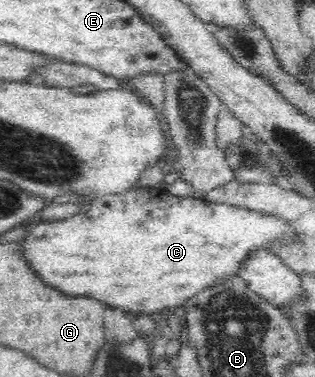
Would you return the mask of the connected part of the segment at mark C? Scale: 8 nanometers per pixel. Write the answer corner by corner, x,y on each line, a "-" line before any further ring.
133,187
127,189
127,191
109,193
99,198
93,197
90,201
89,209
86,212
77,211
74,215
59,220
30,222
27,233
22,238
23,241
17,241
17,243
21,245
21,257
19,258
27,261
27,266
33,269
33,273
47,287
53,287
57,291
63,291
69,297
91,297
91,299
97,299
97,301
105,303
111,309
135,311
135,314
153,314
157,313
157,311
167,312
169,309
185,303
185,299
189,299
189,295
195,295
197,291
201,291
201,287
205,287
205,283
213,283
215,279
223,279
225,275
235,275
237,263
241,263
241,259
245,259
245,253
247,251
251,251
253,247
264,247
267,240
274,239
275,236
282,235
285,231
285,222
281,222
279,218
267,216
256,211
229,204
213,203
205,199
193,198
192,196
175,197
175,195
161,188

